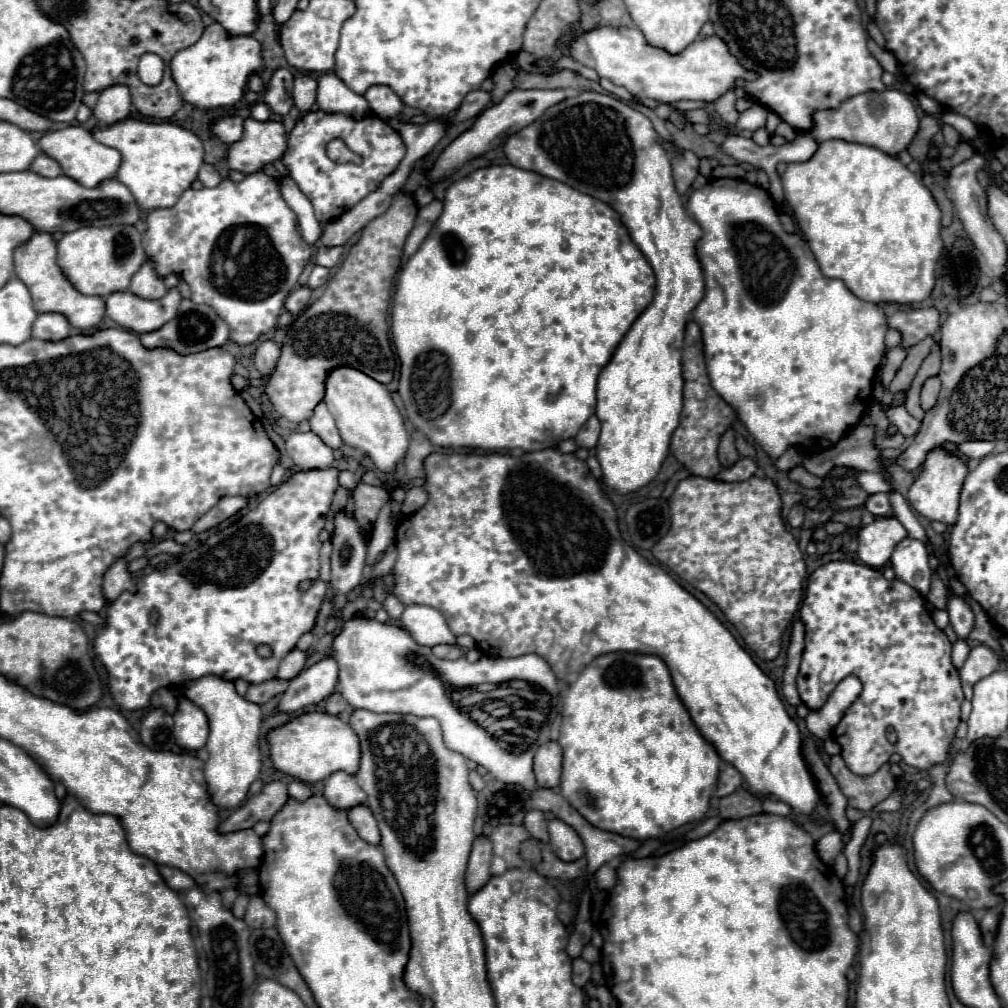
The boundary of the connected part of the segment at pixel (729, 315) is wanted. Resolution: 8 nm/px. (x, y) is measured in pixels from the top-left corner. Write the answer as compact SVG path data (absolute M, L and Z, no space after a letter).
M717 178L707 182L703 188L693 190L687 202L687 214L701 226L703 236L697 242L697 258L703 268L705 276L705 296L693 310L693 320L699 324L703 334L703 356L706 364L707 375L711 378L711 386L719 392L719 396L729 402L737 410L739 420L747 426L747 430L753 434L757 444L765 448L765 452L773 458L779 458L789 446L801 446L807 452L817 452L819 448L831 446L833 442L839 442L841 436L853 428L865 408L869 406L869 396L873 392L873 378L879 366L881 356L885 354L885 332L887 332L887 320L883 316L883 308L873 302L865 302L851 294L847 290L843 280L833 280L821 274L819 264L815 262L815 256L811 254L807 242L801 236L787 234L779 222L773 198L767 190L743 182L743 180L729 180L729 178Z

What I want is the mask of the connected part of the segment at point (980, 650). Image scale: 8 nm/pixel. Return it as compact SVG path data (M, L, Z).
M975 644L965 660L965 664L959 668L959 678L961 678L961 686L963 686L963 694L967 700L971 700L973 696L973 684L981 678L985 678L987 674L995 672L1001 668L999 658L995 656L995 652L989 646L983 644Z

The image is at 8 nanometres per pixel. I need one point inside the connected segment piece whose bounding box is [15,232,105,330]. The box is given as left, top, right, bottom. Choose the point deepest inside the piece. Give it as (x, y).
(35, 266)

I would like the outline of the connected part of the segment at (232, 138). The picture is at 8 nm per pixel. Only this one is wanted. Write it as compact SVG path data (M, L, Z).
M233 116L233 118L221 118L215 122L213 132L225 142L225 144L235 144L243 138L243 118Z

